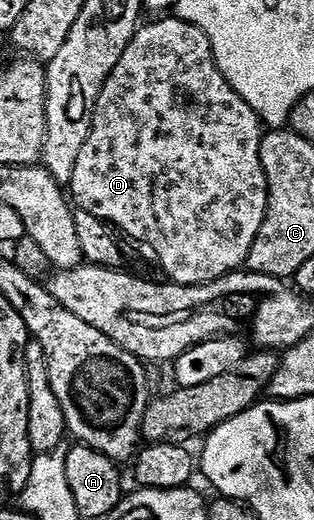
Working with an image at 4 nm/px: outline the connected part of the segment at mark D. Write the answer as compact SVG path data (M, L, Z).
M157 18L154 24L138 27L131 38L127 50L123 50L123 58L111 70L103 90L99 94L99 102L95 106L91 134L87 134L87 146L79 154L79 162L75 162L75 174L68 184L71 200L80 211L95 214L103 223L112 226L118 233L126 232L133 240L146 244L157 255L161 268L168 279L174 284L183 286L199 286L210 284L219 278L236 273L236 268L249 259L255 238L265 221L265 211L269 205L269 187L261 161L261 138L263 125L260 118L239 98L239 94L223 78L219 66L213 57L211 42L203 30L191 26L187 22L176 18Z

